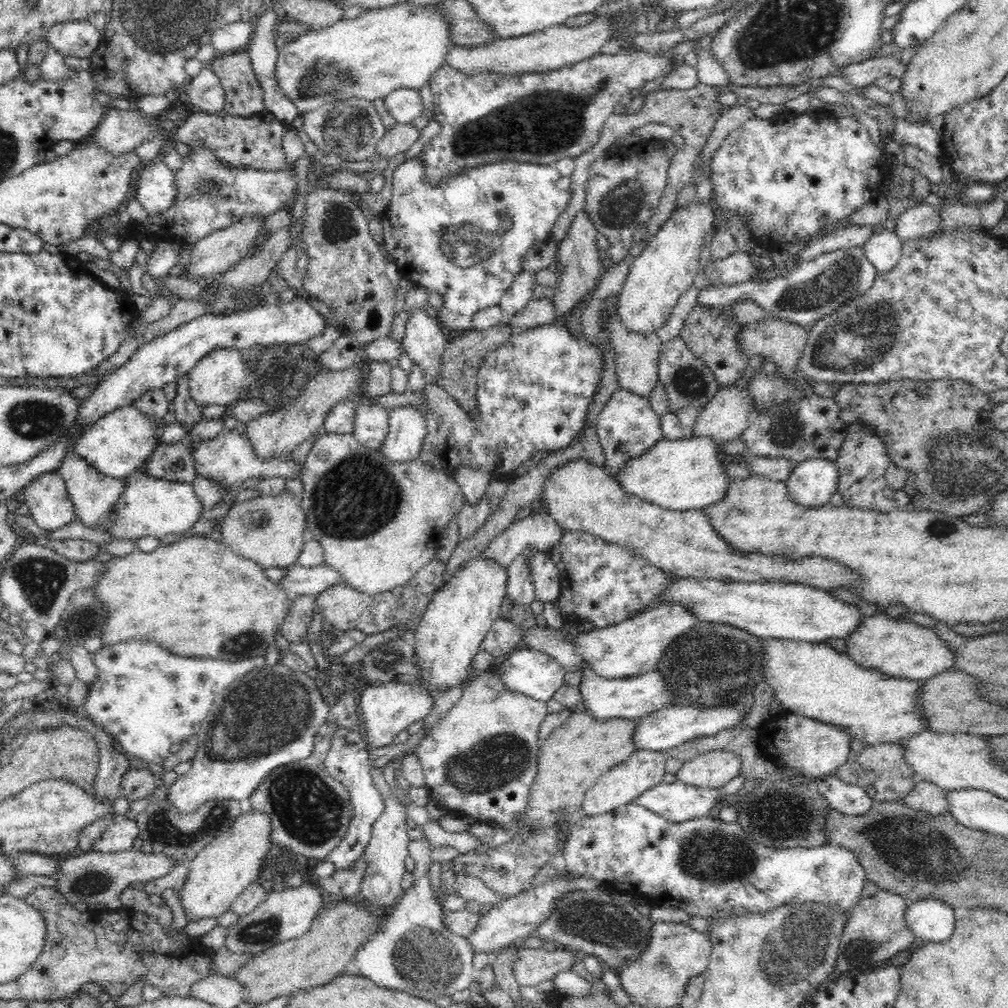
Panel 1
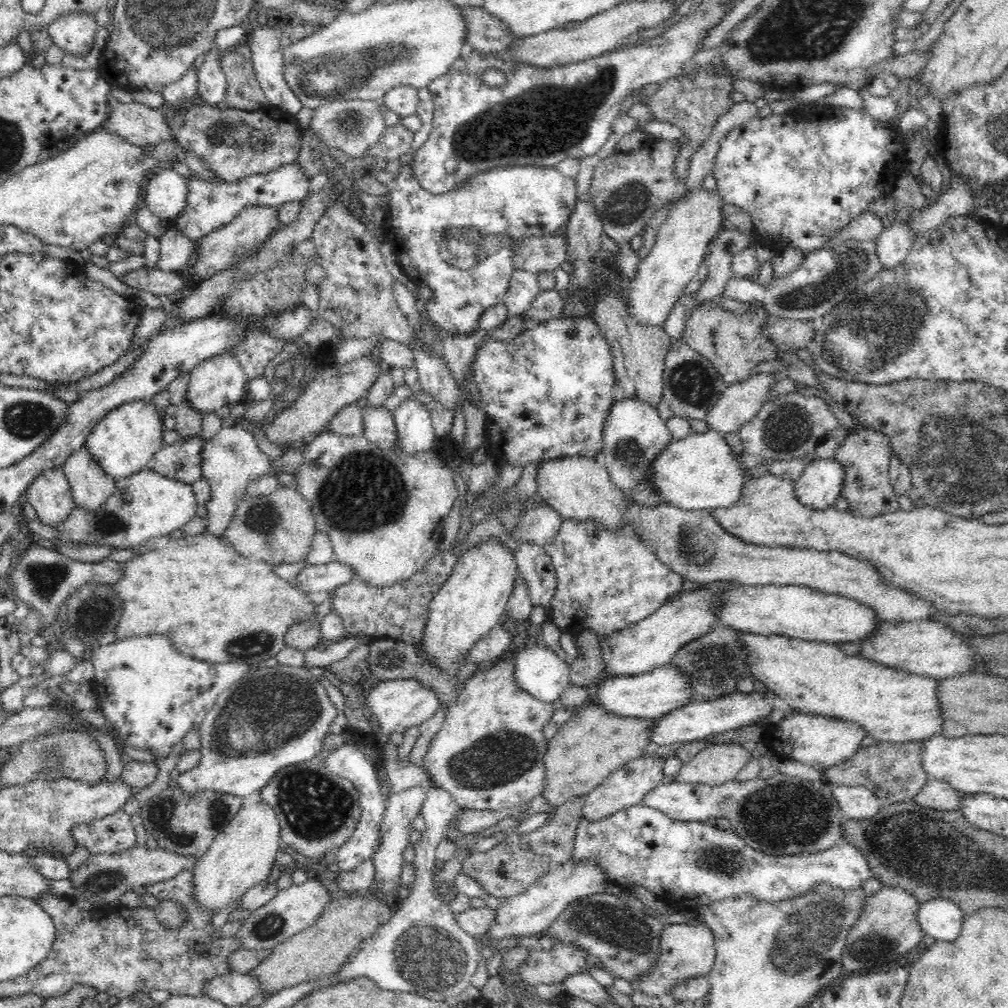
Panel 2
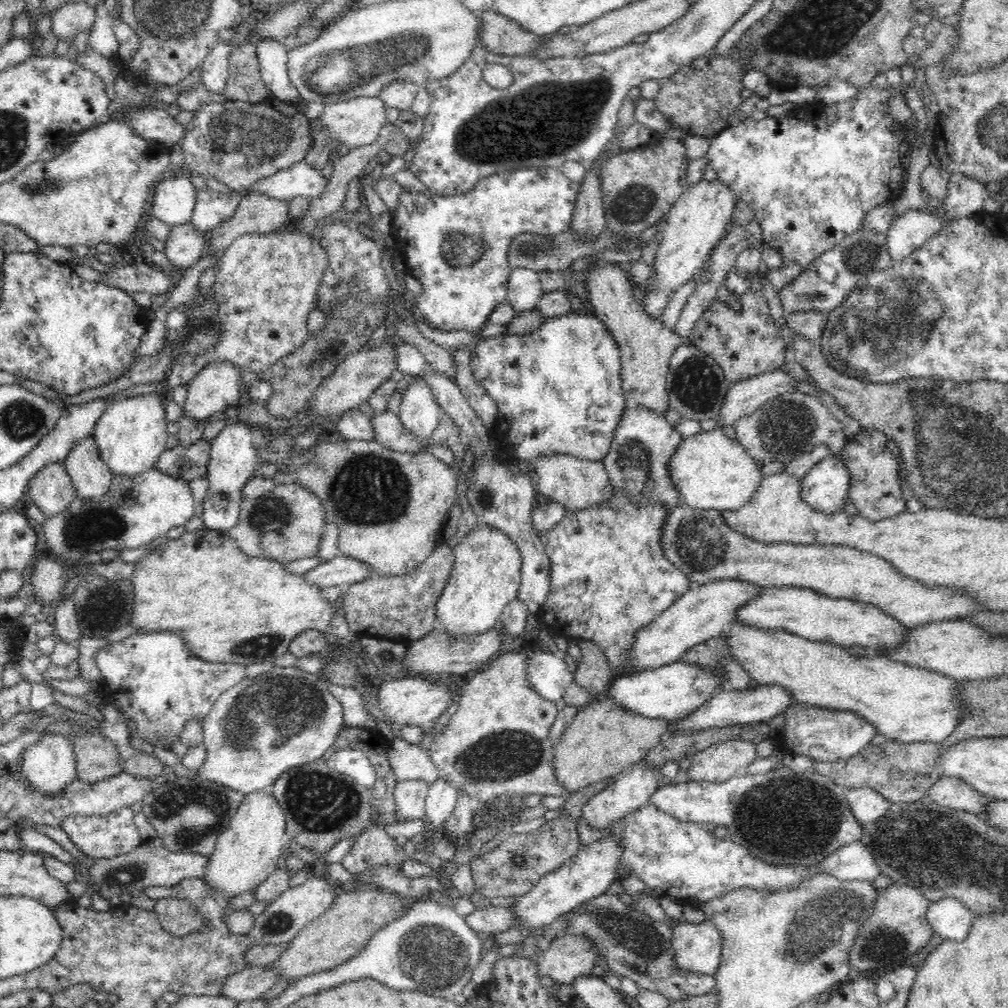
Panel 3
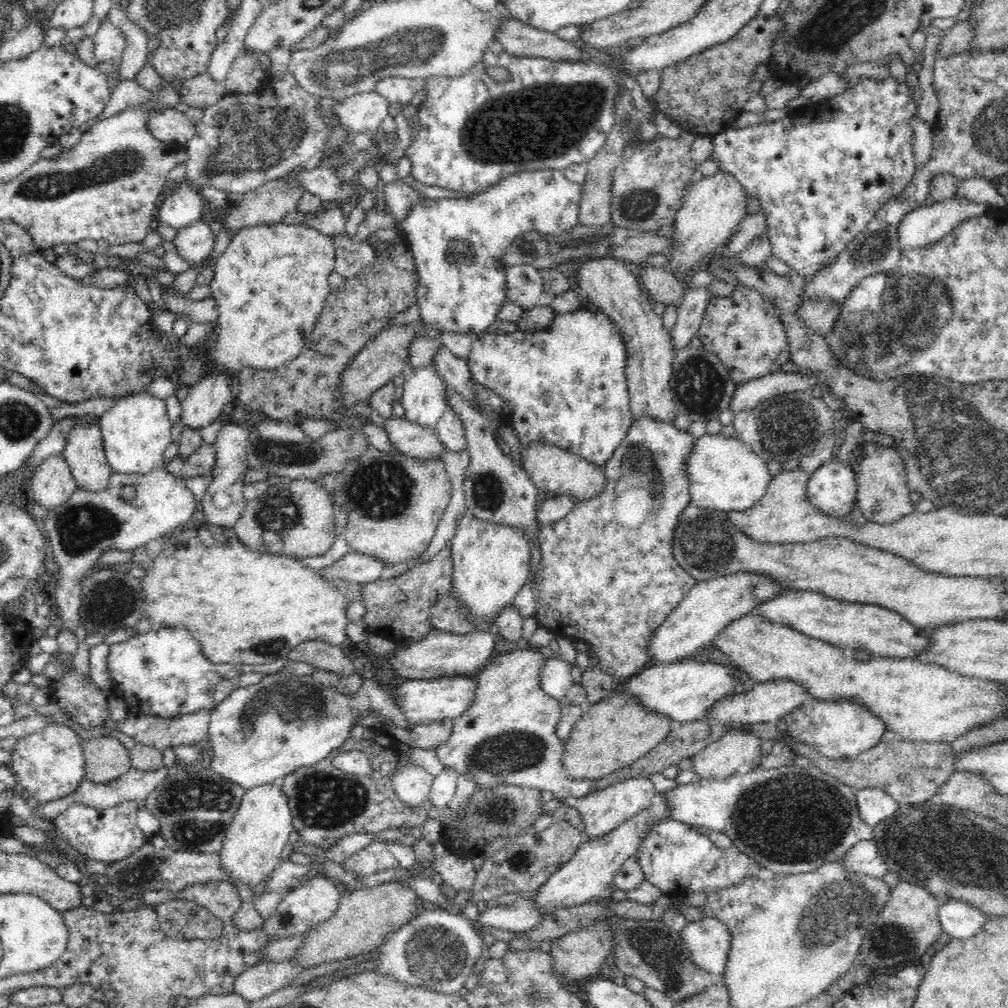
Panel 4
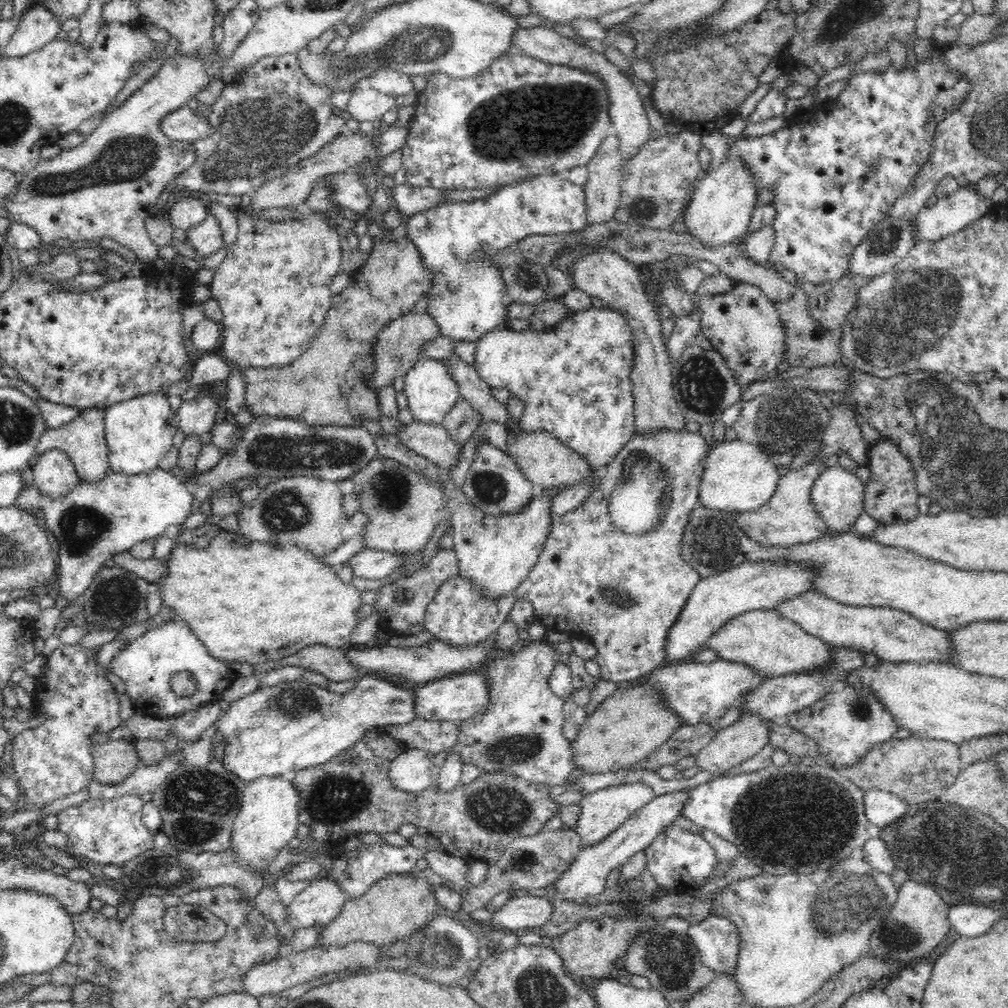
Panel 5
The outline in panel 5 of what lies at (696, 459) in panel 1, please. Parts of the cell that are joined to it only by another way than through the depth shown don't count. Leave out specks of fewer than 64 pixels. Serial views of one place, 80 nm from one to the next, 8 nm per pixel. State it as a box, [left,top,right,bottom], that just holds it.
[698,438,782,511]

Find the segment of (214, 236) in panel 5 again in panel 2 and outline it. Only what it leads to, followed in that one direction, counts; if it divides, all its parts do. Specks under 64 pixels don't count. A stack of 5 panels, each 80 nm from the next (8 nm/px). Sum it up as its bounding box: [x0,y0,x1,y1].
[155,226,196,272]

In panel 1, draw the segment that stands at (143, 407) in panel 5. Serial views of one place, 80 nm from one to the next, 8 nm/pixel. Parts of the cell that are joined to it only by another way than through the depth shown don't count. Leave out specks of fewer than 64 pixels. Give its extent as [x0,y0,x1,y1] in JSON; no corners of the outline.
[73,404,160,479]

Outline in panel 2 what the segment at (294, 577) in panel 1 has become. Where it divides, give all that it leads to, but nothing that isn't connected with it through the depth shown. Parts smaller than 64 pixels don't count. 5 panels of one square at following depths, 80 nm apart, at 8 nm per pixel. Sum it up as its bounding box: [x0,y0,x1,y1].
[294,561,358,593]

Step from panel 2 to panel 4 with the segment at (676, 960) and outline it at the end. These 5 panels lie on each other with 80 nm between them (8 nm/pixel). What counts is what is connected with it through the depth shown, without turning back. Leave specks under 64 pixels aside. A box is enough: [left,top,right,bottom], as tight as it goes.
[679,916,731,974]

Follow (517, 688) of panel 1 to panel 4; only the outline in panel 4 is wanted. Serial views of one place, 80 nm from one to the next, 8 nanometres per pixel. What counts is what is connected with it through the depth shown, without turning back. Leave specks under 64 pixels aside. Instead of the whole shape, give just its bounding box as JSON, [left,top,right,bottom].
[540,657,575,700]

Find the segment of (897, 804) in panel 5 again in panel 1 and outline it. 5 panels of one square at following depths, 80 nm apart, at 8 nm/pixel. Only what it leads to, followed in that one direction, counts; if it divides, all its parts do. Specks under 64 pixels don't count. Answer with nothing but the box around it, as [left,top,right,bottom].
[813,774,875,815]

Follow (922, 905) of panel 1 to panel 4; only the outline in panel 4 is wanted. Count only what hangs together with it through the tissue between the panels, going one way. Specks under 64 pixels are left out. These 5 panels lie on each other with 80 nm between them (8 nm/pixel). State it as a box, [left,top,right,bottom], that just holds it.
[938,899,990,940]

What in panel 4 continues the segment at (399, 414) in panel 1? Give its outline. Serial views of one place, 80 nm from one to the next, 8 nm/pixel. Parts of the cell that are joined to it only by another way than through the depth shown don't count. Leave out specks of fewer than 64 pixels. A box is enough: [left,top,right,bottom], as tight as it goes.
[401,363,450,428]

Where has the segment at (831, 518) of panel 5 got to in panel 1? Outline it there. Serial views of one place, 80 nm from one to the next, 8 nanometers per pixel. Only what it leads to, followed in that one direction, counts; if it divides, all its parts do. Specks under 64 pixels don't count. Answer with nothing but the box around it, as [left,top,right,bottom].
[785,458,839,508]

